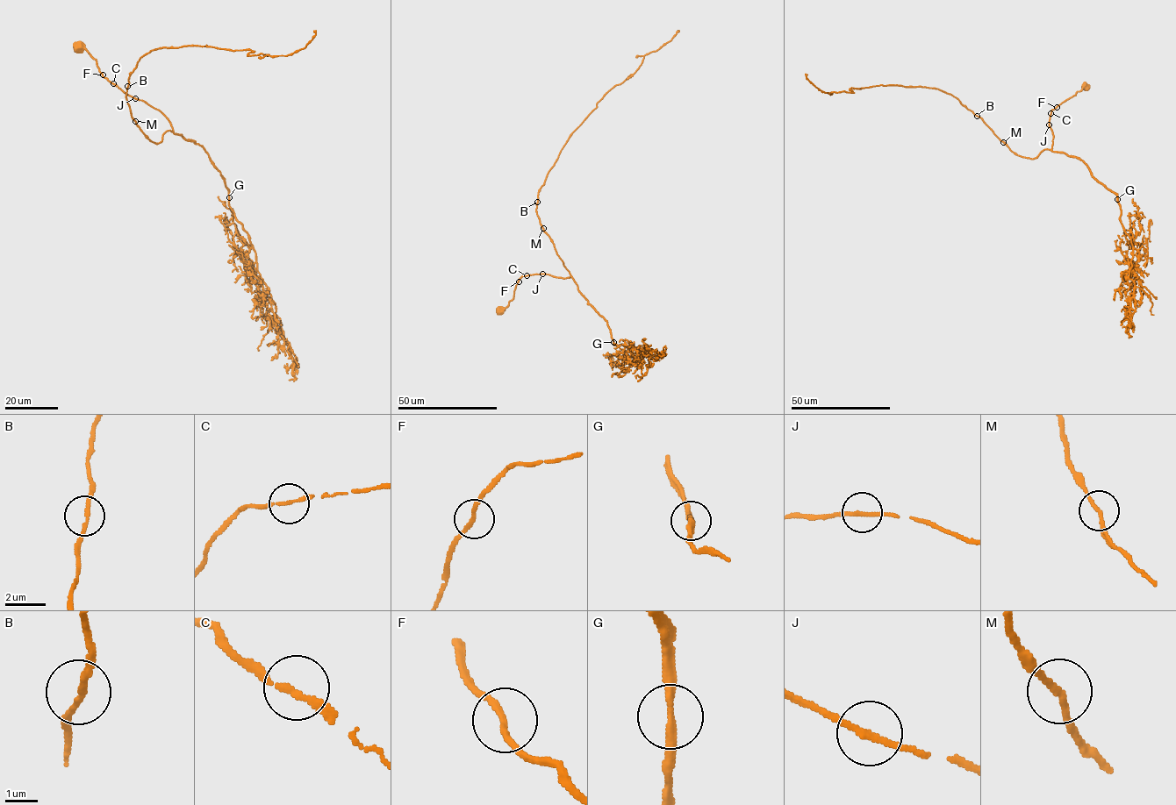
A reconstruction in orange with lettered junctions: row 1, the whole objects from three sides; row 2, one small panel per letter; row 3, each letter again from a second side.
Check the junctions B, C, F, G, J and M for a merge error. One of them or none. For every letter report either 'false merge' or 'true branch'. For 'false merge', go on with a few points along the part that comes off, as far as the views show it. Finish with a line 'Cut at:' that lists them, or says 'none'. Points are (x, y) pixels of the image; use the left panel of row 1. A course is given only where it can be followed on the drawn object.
B: true branch
C: true branch
F: true branch
G: true branch
J: true branch
M: true branch
Cut at: none

